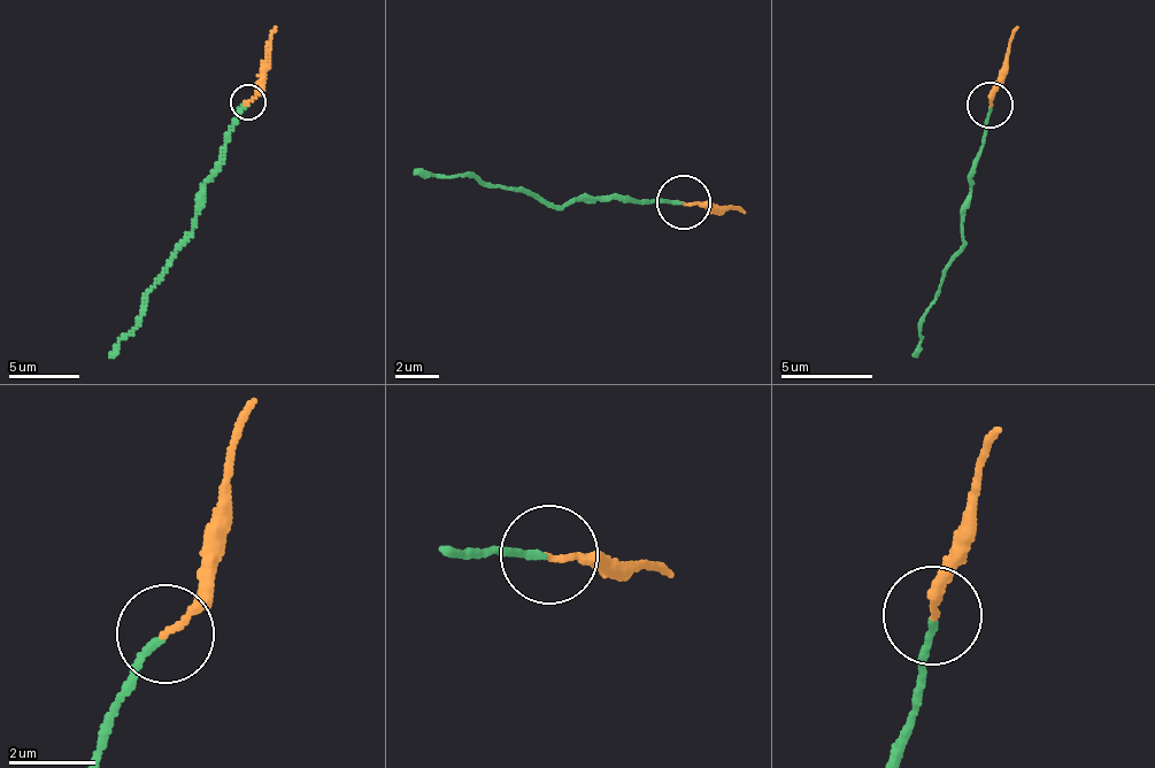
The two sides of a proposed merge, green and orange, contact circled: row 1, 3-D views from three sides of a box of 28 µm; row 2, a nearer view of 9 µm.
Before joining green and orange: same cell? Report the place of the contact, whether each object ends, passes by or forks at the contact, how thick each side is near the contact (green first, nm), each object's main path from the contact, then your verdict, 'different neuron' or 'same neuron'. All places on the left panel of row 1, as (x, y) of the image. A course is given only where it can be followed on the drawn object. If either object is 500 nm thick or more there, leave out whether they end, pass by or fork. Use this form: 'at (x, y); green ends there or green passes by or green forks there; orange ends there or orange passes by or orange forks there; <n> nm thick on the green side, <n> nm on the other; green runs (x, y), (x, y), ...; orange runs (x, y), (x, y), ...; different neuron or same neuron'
at (247, 102); green ends there; orange ends there; 150 nm thick on the green side, 140 nm on the other; green runs (248, 105), (205, 184), (192, 237), (146, 294), (136, 324), (109, 356); orange runs (248, 101), (261, 85), (261, 69), (276, 27); same neuron

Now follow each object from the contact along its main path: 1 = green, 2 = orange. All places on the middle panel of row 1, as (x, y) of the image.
1: (684, 202), (598, 197), (562, 209), (463, 174), (437, 179), (415, 170)
2: (685, 200), (706, 210), (713, 202), (742, 212)

